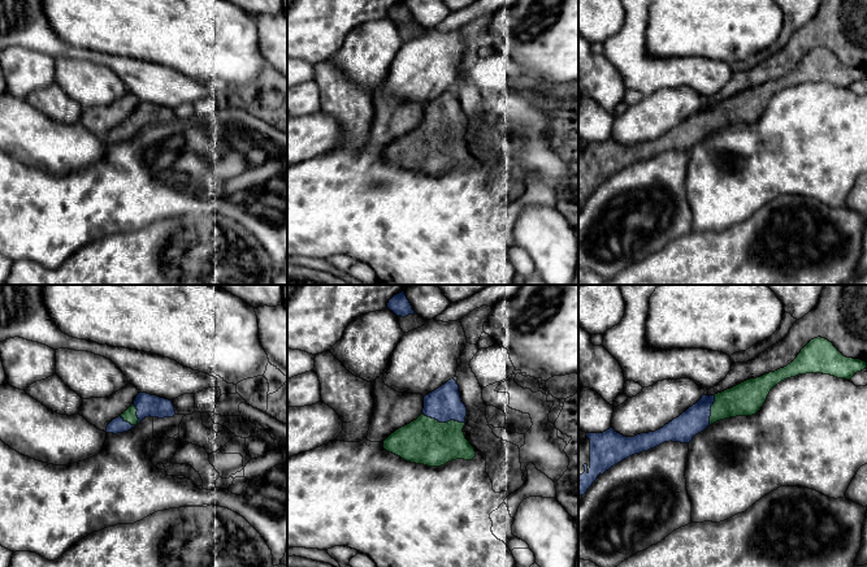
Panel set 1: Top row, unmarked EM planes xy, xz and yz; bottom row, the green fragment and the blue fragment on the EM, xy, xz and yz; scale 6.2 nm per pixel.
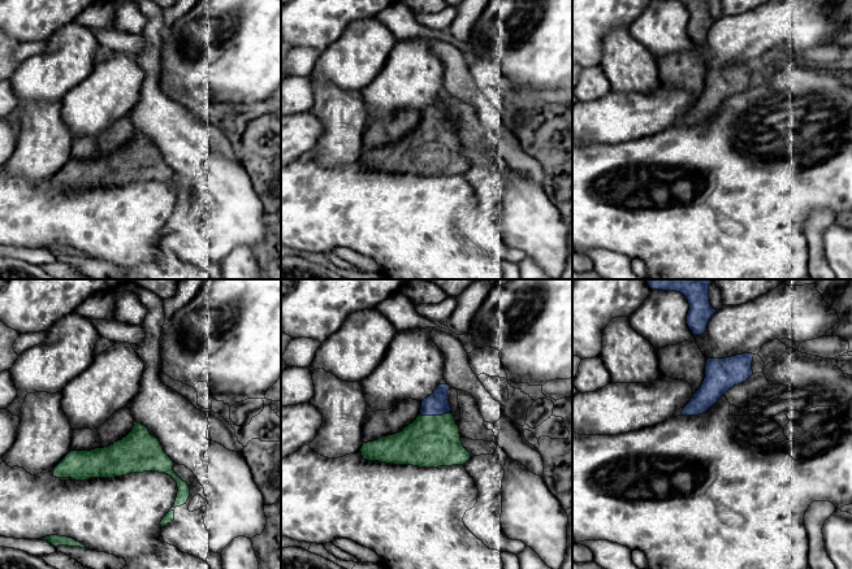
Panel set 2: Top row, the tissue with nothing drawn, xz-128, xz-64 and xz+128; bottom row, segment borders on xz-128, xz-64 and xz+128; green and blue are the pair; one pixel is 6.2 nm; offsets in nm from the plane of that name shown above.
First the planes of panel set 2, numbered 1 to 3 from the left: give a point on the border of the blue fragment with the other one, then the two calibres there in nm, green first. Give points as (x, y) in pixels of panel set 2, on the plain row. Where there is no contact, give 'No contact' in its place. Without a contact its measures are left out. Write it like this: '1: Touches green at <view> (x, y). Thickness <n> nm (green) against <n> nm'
1: No contact
2: Touches green at xz-64 (435, 125). Thickness 320 nm (green) against 140 nm
3: No contact

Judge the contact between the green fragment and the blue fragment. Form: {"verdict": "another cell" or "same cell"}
{"verdict": "same cell"}

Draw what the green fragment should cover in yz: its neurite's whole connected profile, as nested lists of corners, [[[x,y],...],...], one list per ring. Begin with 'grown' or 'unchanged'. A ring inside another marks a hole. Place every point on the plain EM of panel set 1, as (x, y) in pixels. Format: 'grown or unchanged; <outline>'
grown; [[[818,46],[786,75],[746,88],[715,104],[703,103],[695,113],[655,140],[624,146],[611,135],[603,142],[586,142],[586,147],[578,150],[578,203],[584,204],[601,183],[634,163],[669,150],[689,152],[695,143],[716,130],[755,124],[771,98],[786,87],[823,82],[850,88],[864,77],[866,70],[844,65],[832,51]]]

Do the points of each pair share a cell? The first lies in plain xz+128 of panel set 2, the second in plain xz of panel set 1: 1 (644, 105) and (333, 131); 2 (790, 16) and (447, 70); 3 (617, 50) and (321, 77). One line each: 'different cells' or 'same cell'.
1: same cell
2: same cell
3: same cell

